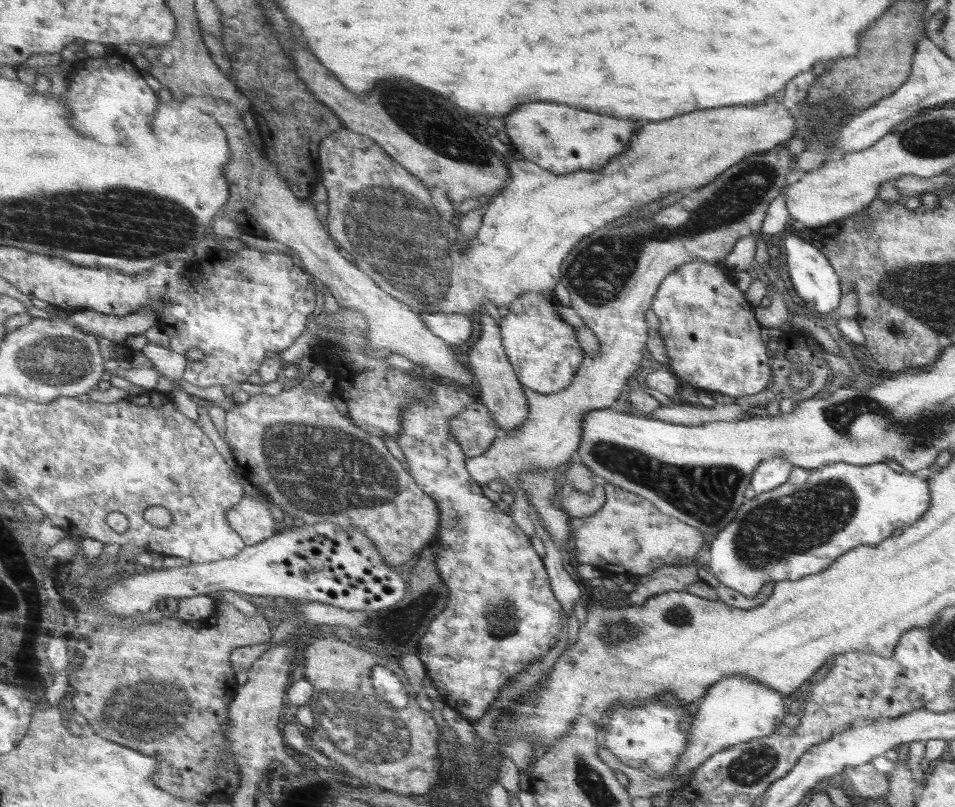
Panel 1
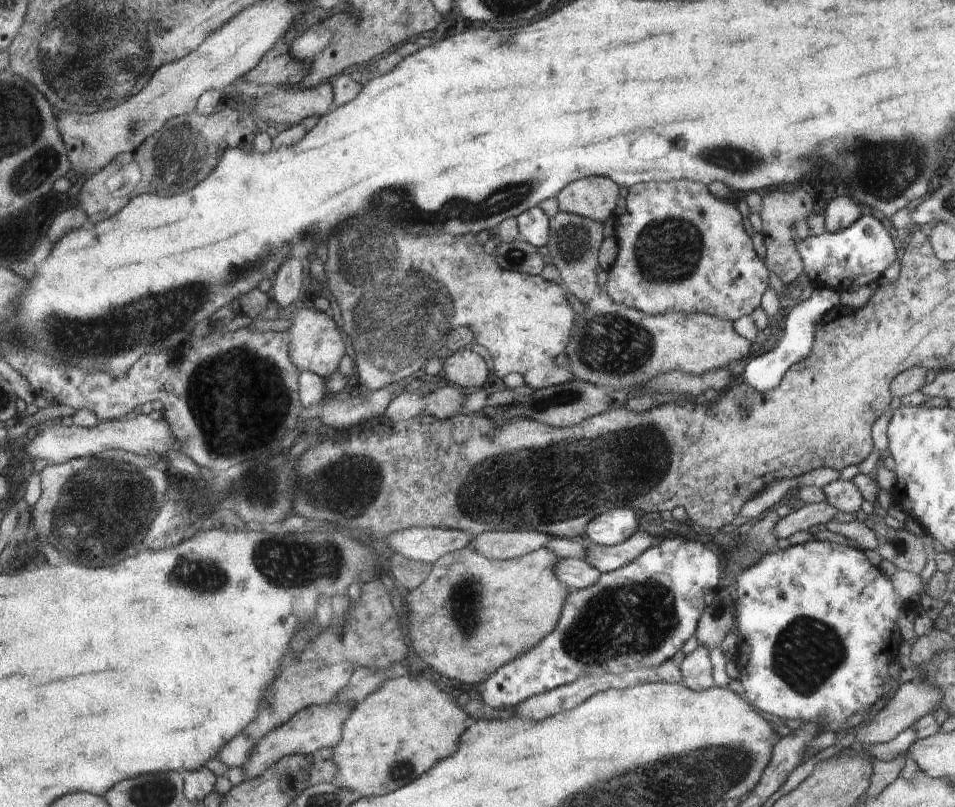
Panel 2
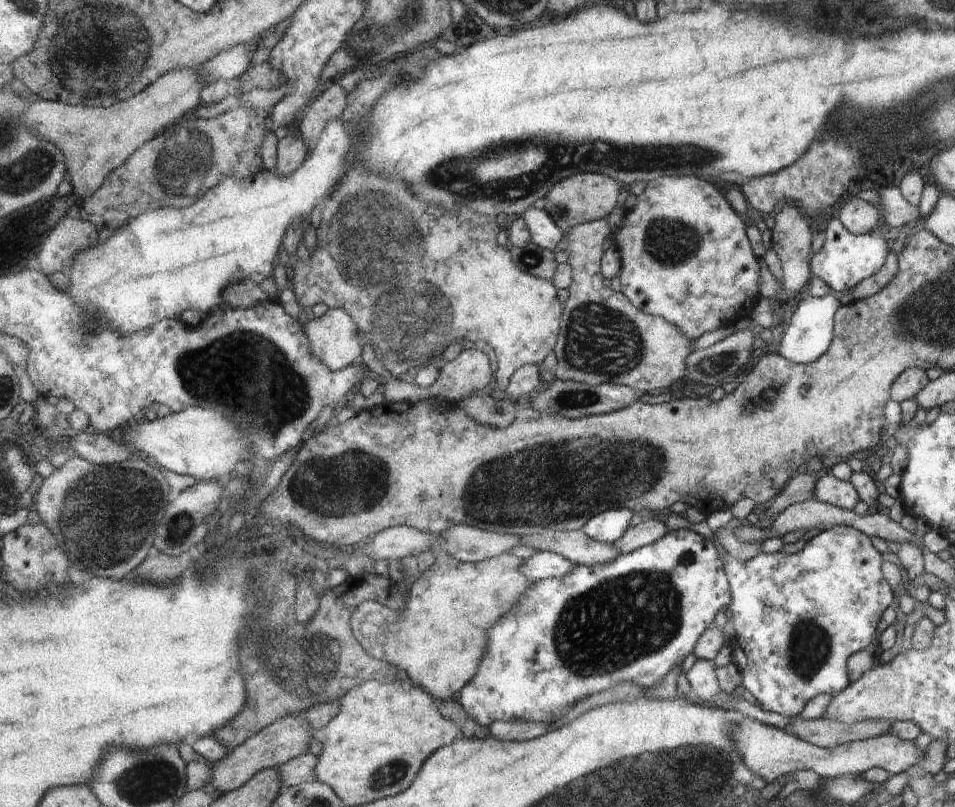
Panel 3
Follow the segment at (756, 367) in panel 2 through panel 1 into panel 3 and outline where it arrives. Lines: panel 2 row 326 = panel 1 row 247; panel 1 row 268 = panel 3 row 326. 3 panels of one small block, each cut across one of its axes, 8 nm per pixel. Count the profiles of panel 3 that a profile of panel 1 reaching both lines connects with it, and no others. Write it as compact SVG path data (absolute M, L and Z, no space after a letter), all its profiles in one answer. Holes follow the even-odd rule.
M831 291L823 297L806 296L791 317L777 350L778 354L795 363L806 364L818 360L831 345L834 317L840 305L839 300Z

